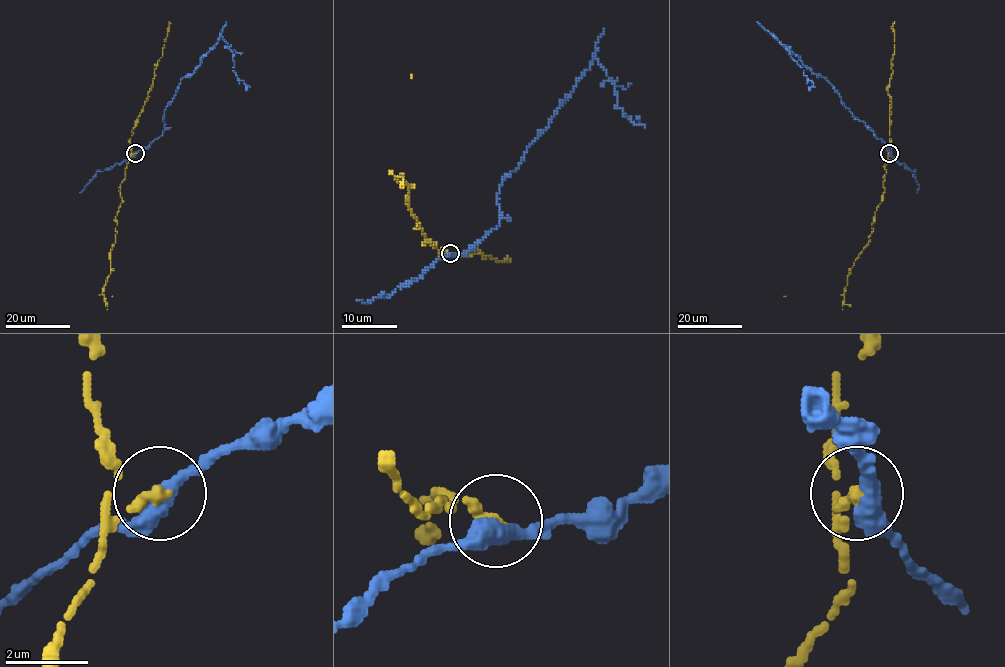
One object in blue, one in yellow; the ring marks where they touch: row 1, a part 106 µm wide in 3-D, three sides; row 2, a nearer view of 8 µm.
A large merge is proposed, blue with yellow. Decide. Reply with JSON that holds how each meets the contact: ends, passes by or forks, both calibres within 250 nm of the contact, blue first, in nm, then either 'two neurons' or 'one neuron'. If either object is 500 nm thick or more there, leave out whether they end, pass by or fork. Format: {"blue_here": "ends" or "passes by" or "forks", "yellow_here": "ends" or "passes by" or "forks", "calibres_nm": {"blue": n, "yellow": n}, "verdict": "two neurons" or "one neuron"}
{"blue_here": "passes by", "yellow_here": "ends", "calibres_nm": {"blue": 400, "yellow": 320}, "verdict": "two neurons"}

